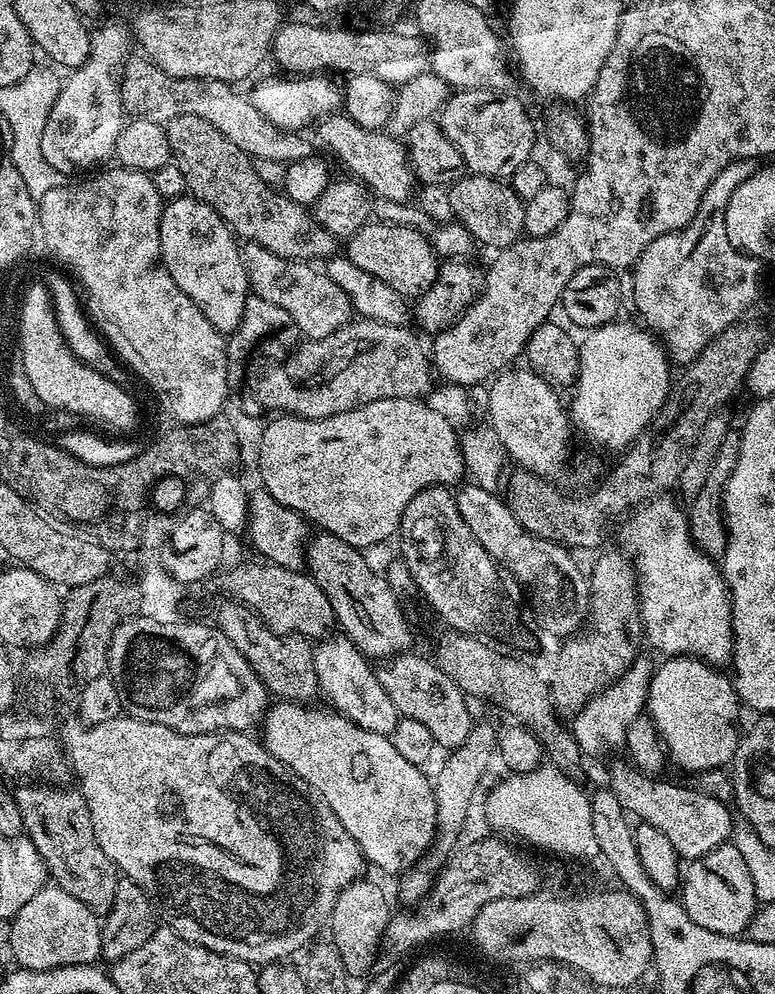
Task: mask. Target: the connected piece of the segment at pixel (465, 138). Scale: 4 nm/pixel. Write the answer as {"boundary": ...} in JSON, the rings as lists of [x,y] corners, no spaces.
{"boundary":[[[483,88],[453,91],[440,111],[438,123],[458,146],[465,169],[473,176],[489,176],[495,180],[511,178],[514,170],[533,159],[532,147],[536,144],[536,128],[524,104],[513,94],[497,94]]]}

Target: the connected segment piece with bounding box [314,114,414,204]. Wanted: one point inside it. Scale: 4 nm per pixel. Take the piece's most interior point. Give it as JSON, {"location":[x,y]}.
{"location":[380,162]}

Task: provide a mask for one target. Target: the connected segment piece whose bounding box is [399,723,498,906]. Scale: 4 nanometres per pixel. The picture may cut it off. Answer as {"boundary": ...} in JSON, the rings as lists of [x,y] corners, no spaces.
{"boundary":[[[477,723],[473,727],[470,738],[463,748],[455,749],[452,756],[440,768],[440,773],[434,776],[434,791],[436,793],[436,838],[431,849],[424,853],[419,864],[408,869],[399,877],[400,896],[405,905],[419,904],[420,900],[432,889],[432,881],[436,879],[441,868],[446,863],[446,857],[457,847],[456,839],[468,820],[468,811],[472,808],[472,795],[480,784],[480,764],[493,759],[496,752],[497,729],[488,724]]]}

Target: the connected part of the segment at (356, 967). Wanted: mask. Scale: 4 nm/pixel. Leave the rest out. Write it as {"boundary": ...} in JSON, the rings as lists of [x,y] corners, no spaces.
{"boundary":[[[361,878],[356,880],[350,886],[346,886],[338,894],[338,898],[334,902],[334,910],[330,917],[330,928],[332,924],[332,936],[330,936],[331,944],[336,947],[338,954],[342,958],[342,966],[348,971],[349,977],[356,976],[367,977],[368,971],[372,968],[372,963],[376,960],[376,952],[381,951],[384,931],[390,919],[390,911],[388,912],[388,900],[384,897],[384,892],[369,878]]]}

